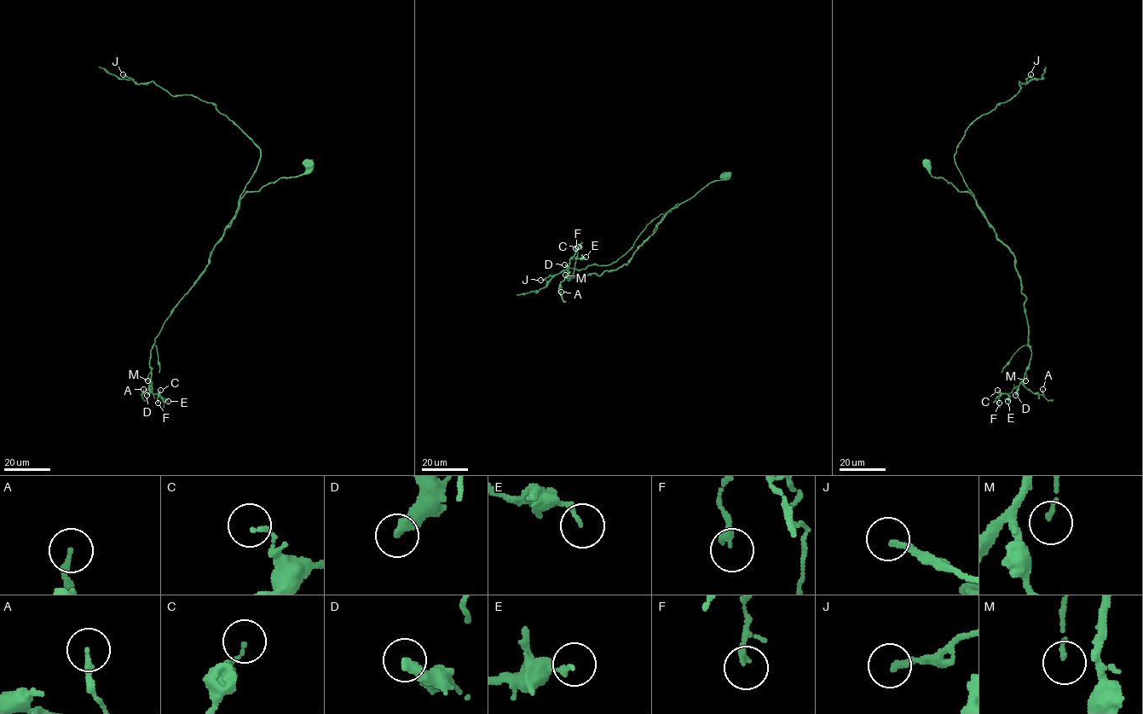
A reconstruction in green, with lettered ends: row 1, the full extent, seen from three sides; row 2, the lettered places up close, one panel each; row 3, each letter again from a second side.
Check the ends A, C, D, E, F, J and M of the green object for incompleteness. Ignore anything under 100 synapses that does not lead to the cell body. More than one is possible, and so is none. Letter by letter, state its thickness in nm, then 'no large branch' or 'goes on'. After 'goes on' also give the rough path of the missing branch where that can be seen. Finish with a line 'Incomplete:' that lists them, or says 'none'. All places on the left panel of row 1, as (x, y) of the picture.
A: 180 nm | no large branch
C: 110 nm | no large branch
D: 360 nm | goes on | (147, 395), (156, 421), (159, 425), (168, 422), (172, 432), (187, 438), (187, 418), (192, 412), (189, 397)
E: 160 nm | no large branch
F: 150 nm | no large branch
J: 200 nm | no large branch
M: 120 nm | no large branch
Incomplete: D

